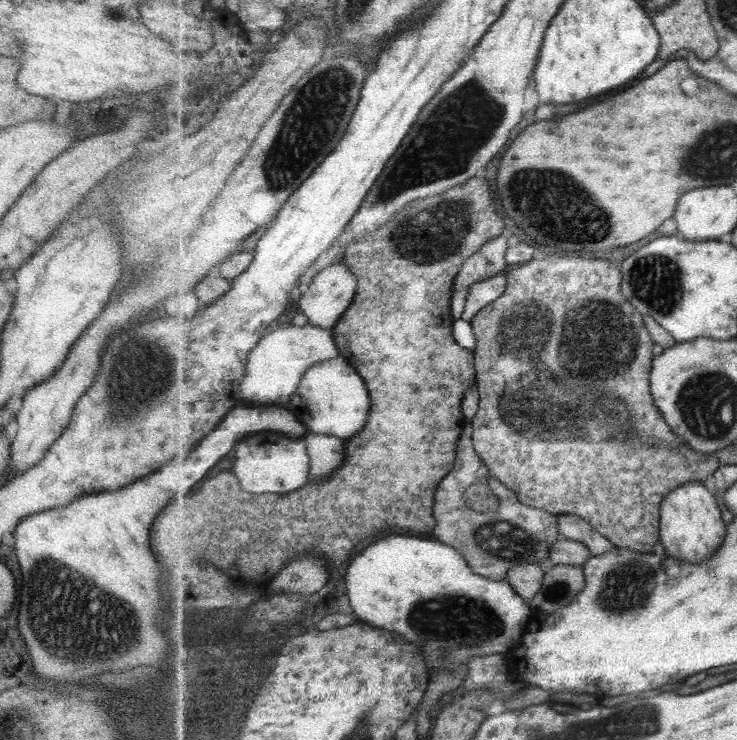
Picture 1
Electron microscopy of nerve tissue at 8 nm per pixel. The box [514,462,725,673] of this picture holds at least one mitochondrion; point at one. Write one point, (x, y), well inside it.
(619, 579)

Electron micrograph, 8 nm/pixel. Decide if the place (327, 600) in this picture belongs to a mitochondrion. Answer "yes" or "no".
no

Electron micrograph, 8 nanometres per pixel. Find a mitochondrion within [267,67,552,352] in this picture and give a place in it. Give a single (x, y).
(466, 118)

